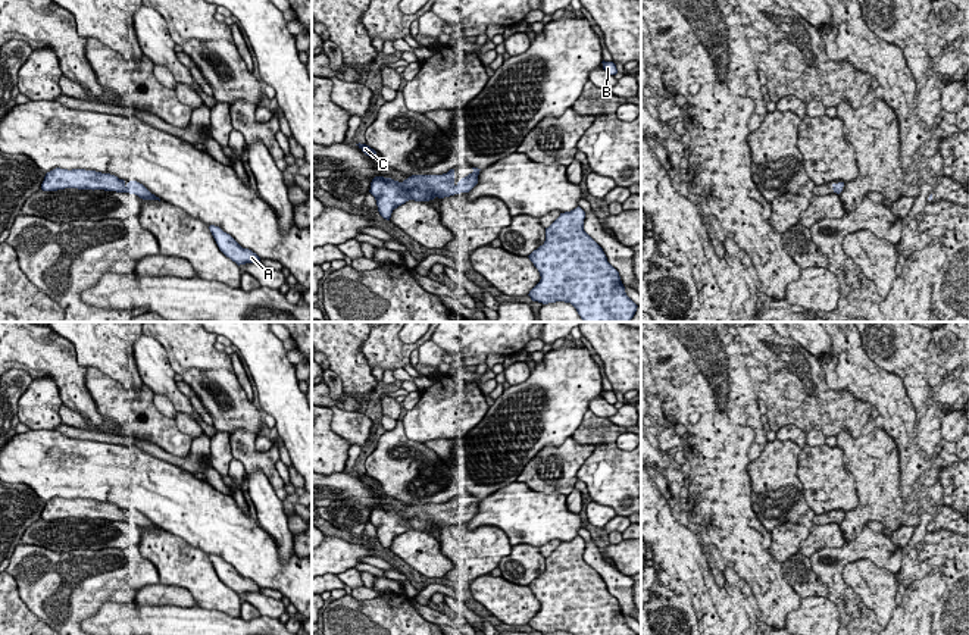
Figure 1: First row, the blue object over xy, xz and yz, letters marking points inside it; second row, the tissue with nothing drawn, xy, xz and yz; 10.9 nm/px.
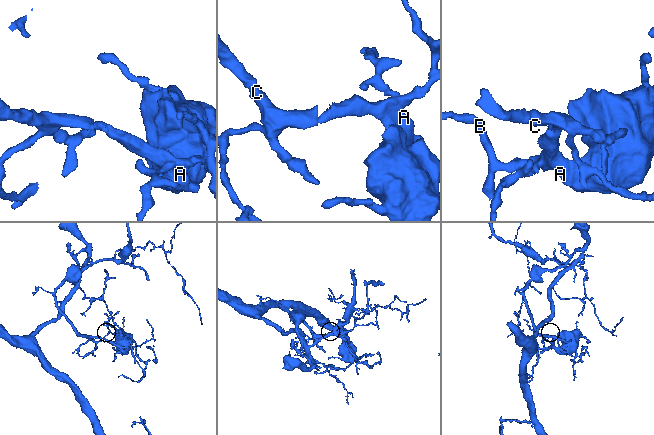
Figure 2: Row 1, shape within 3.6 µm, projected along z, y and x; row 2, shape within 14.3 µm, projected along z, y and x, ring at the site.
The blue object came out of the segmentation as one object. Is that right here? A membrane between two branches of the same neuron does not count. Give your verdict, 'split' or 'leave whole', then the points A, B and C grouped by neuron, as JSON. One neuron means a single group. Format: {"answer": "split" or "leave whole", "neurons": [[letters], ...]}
{"answer": "leave whole", "neurons": [["A", "B", "C"]]}

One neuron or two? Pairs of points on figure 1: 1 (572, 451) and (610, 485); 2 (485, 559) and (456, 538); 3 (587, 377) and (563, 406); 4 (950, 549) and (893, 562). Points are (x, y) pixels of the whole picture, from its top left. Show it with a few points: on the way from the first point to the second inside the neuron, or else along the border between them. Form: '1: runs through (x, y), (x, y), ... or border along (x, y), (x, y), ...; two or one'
1: border along (571, 437), (594, 447), (578, 471), (577, 479); two
2: runs through (478, 551), (471, 551), (463, 546); one
3: runs through (581, 384), (569, 399); one
4: border along (900, 549), (900, 568), (894, 573); two

